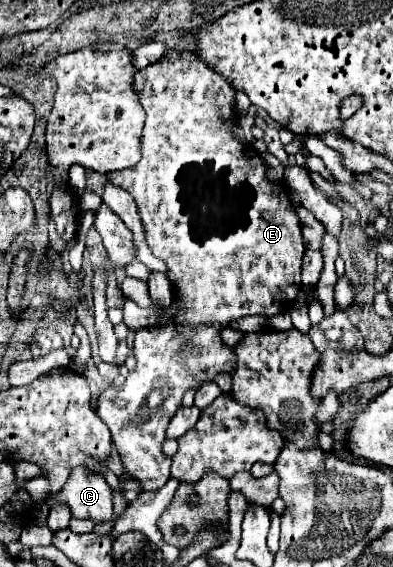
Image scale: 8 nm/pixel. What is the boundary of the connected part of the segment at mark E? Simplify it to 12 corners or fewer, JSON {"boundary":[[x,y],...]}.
{"boundary":[[194,53],[138,71],[134,197],[174,301],[98,395],[128,475],[170,479],[220,329],[290,311],[306,245]]}

